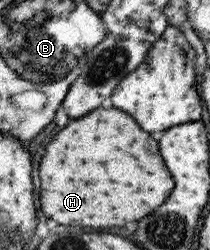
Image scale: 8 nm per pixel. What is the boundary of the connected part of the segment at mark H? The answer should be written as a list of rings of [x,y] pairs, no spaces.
[[[101,108],[85,118],[69,122],[45,148],[45,156],[39,164],[41,178],[41,212],[65,226],[77,224],[87,228],[125,226],[161,206],[173,190],[173,178],[161,160],[157,142],[151,134],[143,132],[137,122],[123,110]]]

